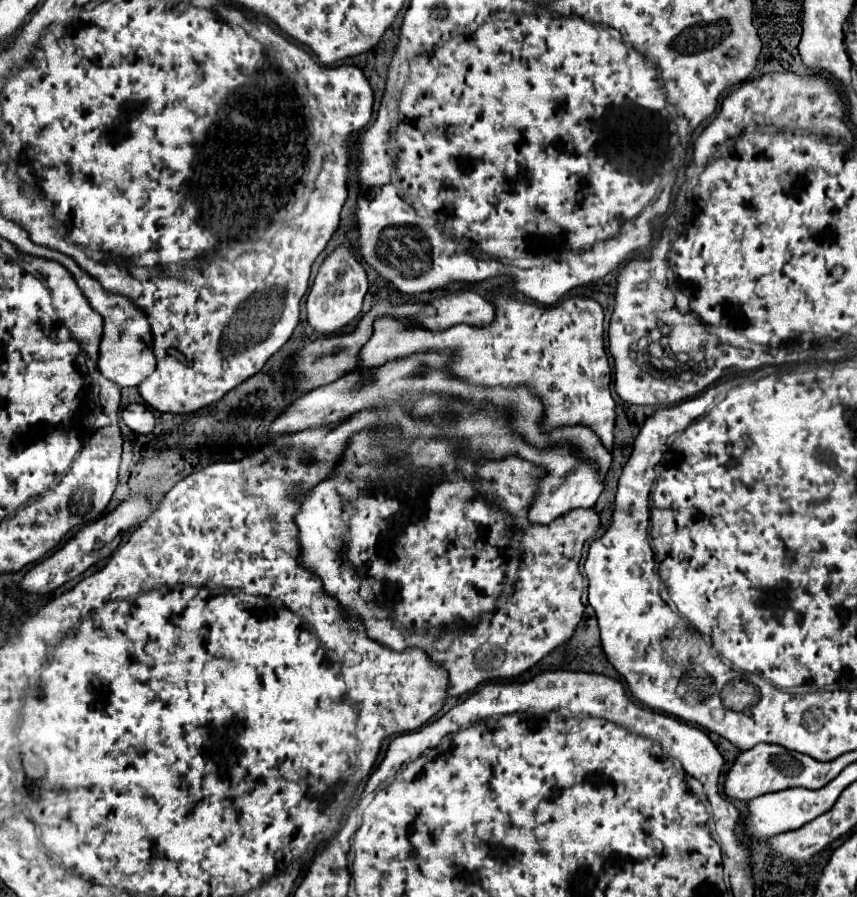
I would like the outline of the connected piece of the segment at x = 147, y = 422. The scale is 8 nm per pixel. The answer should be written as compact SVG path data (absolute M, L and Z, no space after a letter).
M130 403L122 411L122 419L136 433L150 433L154 429L154 423L156 423L154 413L142 403Z

